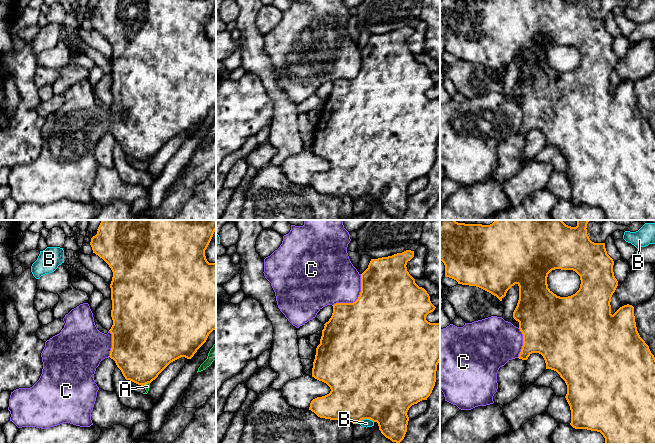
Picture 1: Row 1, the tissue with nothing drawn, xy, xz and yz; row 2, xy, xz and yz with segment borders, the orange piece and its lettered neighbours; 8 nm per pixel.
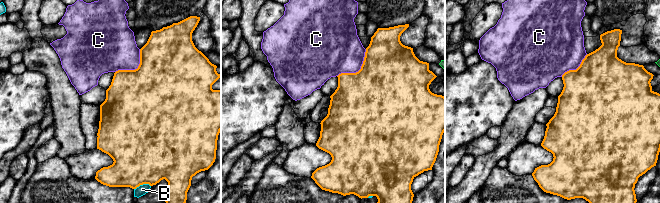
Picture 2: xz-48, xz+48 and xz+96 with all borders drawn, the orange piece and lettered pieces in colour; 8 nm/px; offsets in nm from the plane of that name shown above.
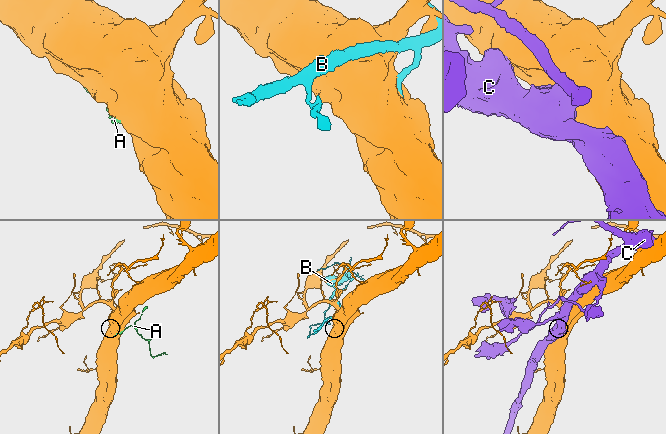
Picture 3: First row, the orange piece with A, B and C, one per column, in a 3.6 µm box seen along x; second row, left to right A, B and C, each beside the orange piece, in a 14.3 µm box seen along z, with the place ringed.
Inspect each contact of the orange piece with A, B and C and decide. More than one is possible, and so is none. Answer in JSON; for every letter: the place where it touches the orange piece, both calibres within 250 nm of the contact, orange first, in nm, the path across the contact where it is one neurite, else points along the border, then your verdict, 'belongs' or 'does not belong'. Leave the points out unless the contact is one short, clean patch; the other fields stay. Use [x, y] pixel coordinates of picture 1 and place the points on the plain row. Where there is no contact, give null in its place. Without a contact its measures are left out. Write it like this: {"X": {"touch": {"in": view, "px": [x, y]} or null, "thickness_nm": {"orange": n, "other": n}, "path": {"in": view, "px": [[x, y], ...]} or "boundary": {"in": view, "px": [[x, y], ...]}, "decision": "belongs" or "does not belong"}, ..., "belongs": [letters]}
{"A": {"touch": {"in": "xy", "px": [145, 160]}, "thickness_nm": {"orange": 420, "other": 50}, "boundary": {"in": "xy", "px": [[149, 158], [142, 161]]}, "decision": "does not belong"}, "B": {"touch": {"in": "xz", "px": [364, 194]}, "thickness_nm": {"orange": 500, "other": 70}, "decision": "does not belong"}, "C": {"touch": {"in": "xz", "px": [357, 75]}, "thickness_nm": {"orange": 500, "other": 380}, "boundary": {"in": "xz", "px": [[361, 50], [359, 72], [352, 78], [336, 78], [332, 81]]}, "decision": "does not belong"}, "belongs": []}

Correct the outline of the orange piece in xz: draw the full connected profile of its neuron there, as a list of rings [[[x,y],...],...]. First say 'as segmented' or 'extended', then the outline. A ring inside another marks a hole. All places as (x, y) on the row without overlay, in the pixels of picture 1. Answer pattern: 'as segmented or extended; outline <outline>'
as segmented; outline [[[406,26],[392,32],[371,35],[368,44],[361,50],[361,68],[358,75],[353,79],[336,79],[333,81],[333,89],[328,98],[324,101],[320,120],[316,124],[316,131],[313,138],[312,153],[326,159],[331,167],[329,170],[317,173],[310,179],[309,186],[318,193],[330,196],[349,196],[353,200],[363,195],[370,195],[377,198],[381,209],[392,218],[400,219],[407,208],[409,184],[427,174],[432,169],[436,158],[437,141],[440,138],[440,99],[430,99],[426,92],[435,86],[430,77],[427,67],[415,59],[415,55],[407,47],[407,38],[414,33],[414,27]]]

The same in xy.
as segmented; outline [[[100,0],[97,6],[90,18],[93,29],[102,34],[113,48],[110,60],[113,101],[109,106],[112,110],[112,124],[109,133],[115,137],[126,156],[143,162],[155,156],[171,138],[181,133],[191,135],[216,105],[216,38],[209,39],[205,32],[216,0]]]

